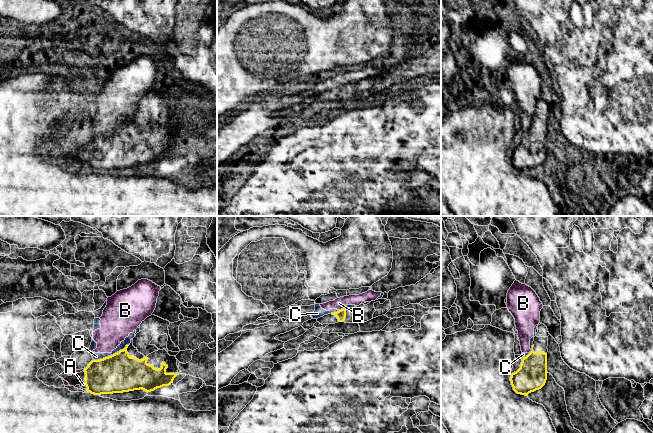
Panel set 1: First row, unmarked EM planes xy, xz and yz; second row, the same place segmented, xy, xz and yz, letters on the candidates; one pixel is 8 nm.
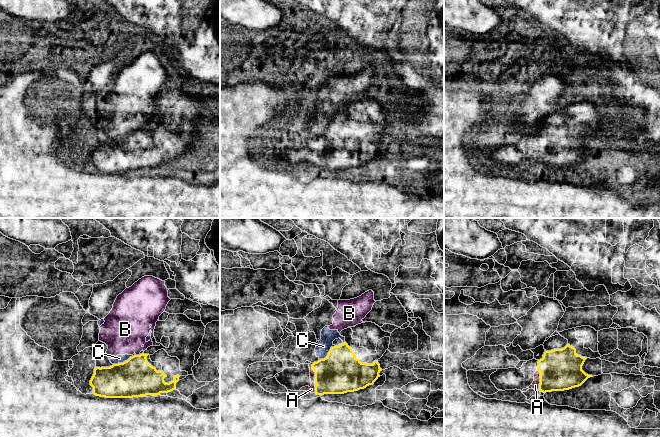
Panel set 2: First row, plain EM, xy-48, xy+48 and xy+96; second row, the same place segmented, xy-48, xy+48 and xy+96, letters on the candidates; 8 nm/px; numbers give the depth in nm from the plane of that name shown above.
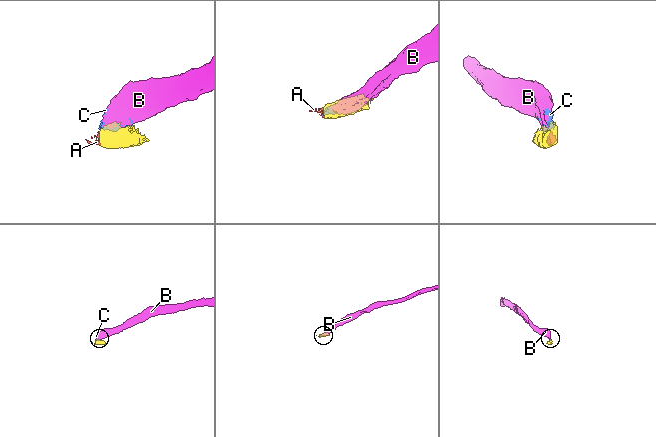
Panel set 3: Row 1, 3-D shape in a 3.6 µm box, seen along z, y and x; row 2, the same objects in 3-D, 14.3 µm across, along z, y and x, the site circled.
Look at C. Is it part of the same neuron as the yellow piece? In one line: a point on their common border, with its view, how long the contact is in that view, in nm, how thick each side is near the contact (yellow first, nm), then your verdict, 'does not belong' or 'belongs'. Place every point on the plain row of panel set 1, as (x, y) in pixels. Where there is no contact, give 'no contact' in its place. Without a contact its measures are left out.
meets yellow in xy at (111, 131); contact 300 nm long; 320 nm thick on the yellow side, 60 nm on the other; does not belong

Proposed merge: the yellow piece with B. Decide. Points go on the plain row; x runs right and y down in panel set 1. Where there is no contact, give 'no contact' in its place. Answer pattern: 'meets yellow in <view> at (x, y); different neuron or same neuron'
meets yellow in xz at (341, 85); different neuron

